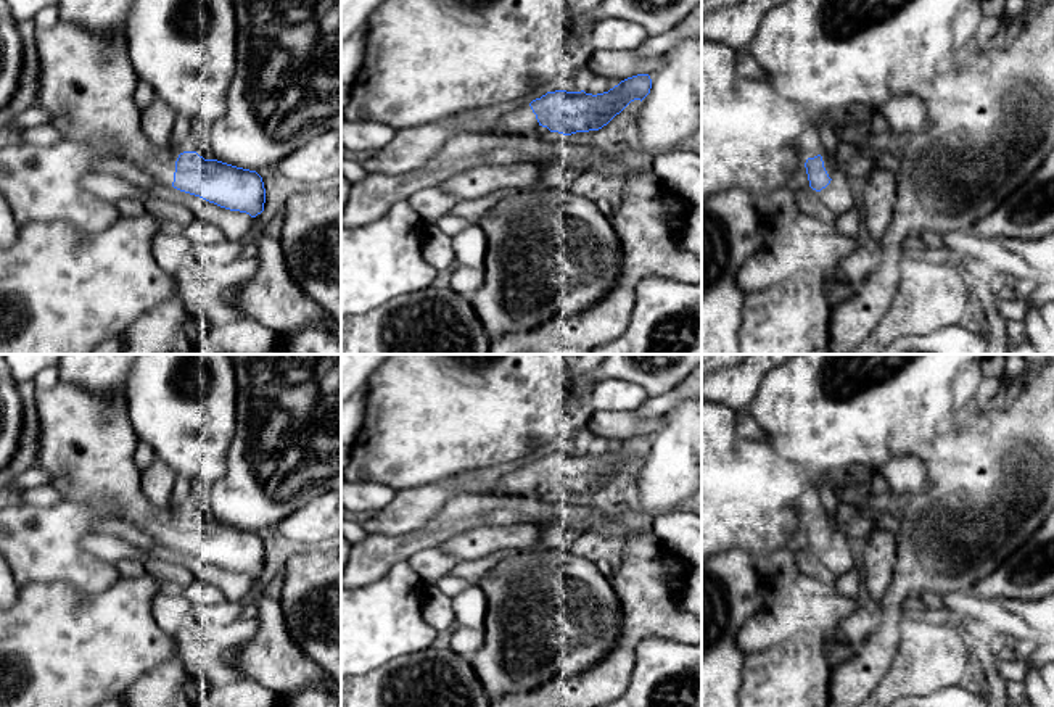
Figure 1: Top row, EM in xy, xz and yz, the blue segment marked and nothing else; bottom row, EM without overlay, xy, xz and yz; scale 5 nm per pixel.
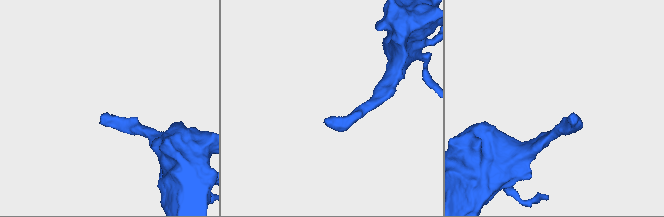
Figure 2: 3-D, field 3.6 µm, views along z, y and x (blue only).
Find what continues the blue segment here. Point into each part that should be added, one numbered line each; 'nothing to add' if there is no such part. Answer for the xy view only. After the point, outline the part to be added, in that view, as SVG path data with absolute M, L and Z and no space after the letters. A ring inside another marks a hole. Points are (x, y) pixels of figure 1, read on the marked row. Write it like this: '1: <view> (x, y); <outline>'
1: xy (86, 82); M60 19L53 27L35 29L40 76L35 105L53 116L51 124L64 139L89 145L109 142L114 158L129 161L158 184L172 185L180 153L151 143L140 124L142 110L134 101L138 77L130 64L126 37L98 37Z

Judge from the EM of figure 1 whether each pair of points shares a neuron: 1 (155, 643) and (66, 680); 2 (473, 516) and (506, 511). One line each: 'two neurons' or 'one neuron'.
1: one neuron
2: one neuron

